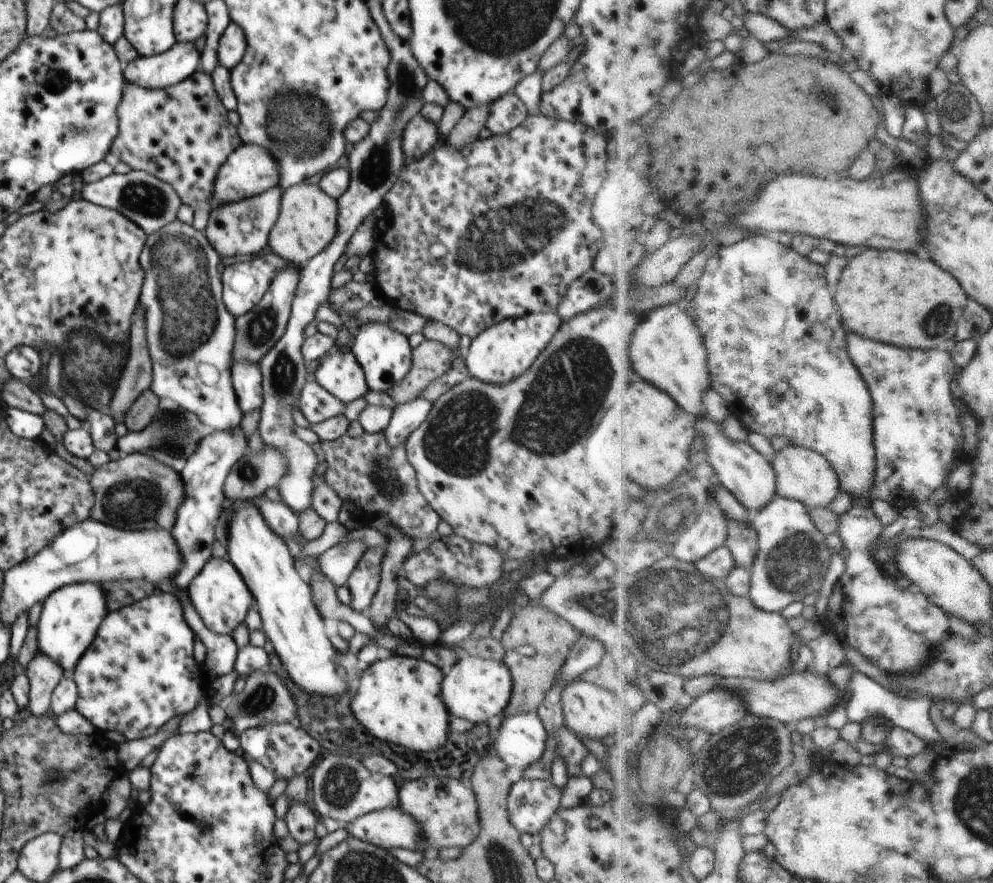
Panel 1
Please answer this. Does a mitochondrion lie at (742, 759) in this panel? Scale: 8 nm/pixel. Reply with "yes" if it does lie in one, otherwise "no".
yes

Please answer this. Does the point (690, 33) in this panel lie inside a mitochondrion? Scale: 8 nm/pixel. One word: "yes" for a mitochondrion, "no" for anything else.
no

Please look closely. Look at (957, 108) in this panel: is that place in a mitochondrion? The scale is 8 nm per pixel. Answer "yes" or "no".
yes

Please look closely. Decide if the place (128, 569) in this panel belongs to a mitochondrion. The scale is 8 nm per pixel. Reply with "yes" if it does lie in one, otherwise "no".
no

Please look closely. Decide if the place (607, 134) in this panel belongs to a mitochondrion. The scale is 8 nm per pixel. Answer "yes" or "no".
no

